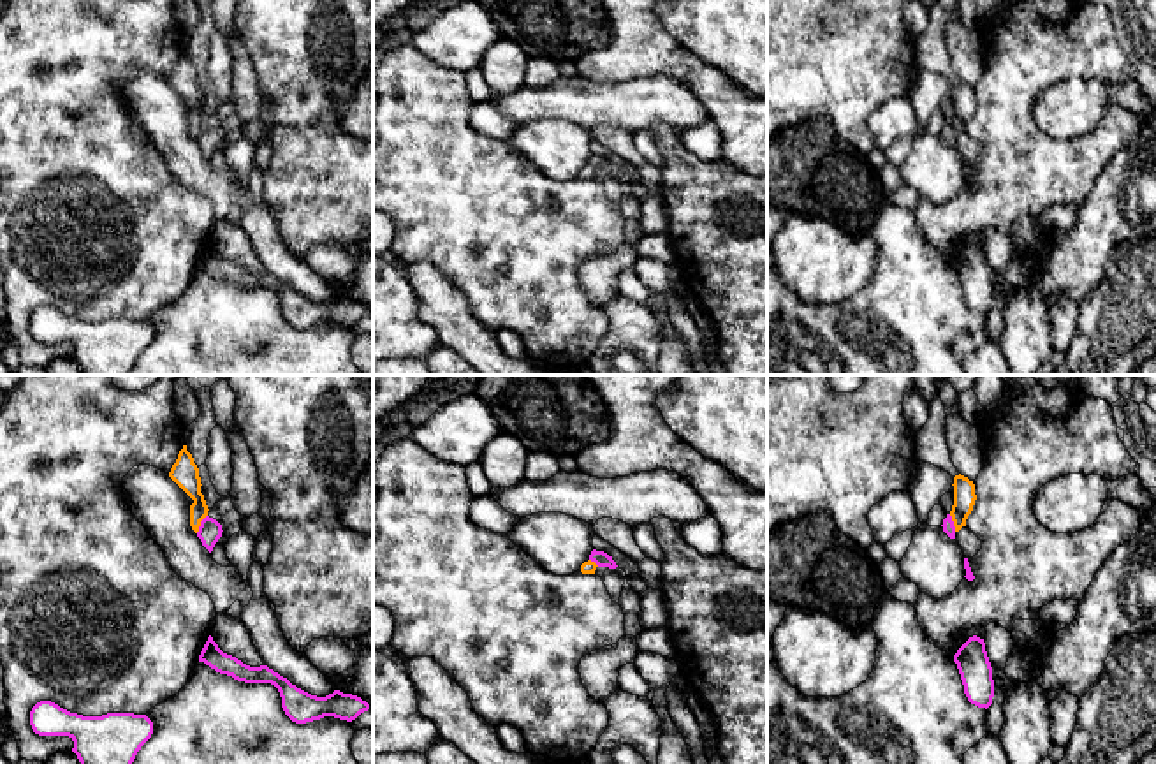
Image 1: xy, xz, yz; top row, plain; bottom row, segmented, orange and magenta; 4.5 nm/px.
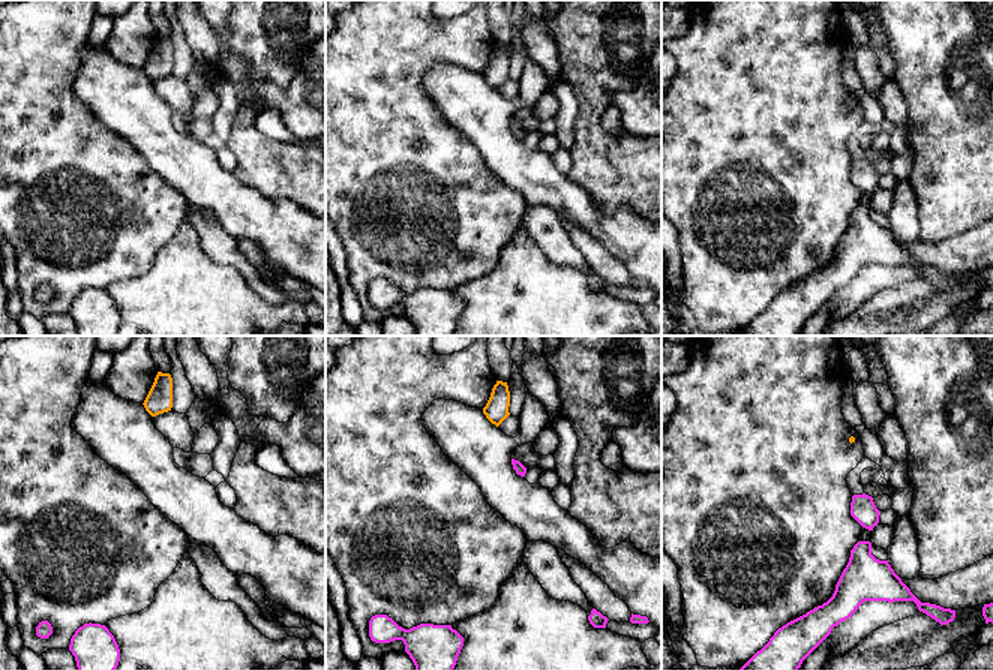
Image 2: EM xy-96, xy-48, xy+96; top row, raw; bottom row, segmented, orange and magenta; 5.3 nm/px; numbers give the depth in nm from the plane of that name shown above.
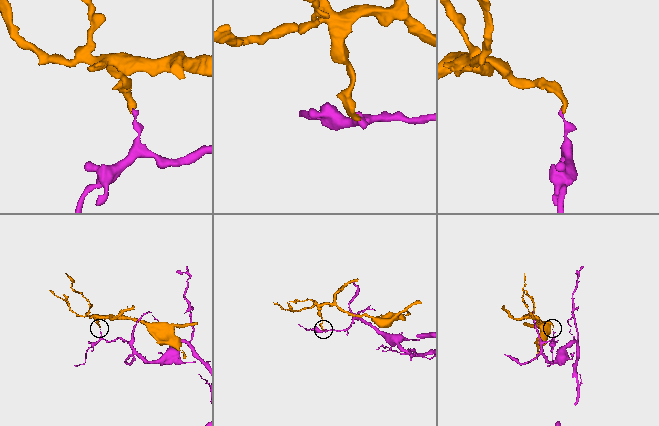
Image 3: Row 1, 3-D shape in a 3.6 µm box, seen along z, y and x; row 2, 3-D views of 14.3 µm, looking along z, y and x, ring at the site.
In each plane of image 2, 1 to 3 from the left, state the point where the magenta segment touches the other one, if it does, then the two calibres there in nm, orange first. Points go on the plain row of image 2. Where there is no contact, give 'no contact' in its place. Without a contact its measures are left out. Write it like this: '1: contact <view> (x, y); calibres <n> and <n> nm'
1: no contact
2: no contact
3: no contact

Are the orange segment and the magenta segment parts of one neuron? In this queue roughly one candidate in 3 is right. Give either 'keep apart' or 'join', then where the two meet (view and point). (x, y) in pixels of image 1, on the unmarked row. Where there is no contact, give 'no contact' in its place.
keep apart; contact xy (199, 129)

